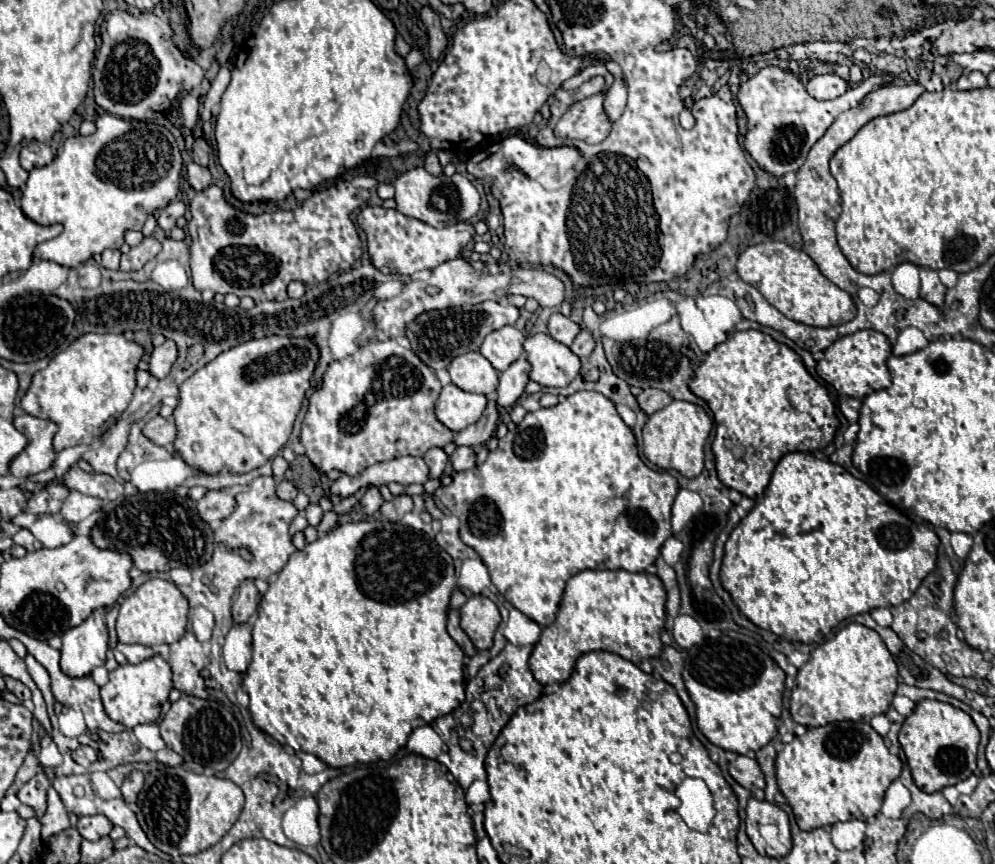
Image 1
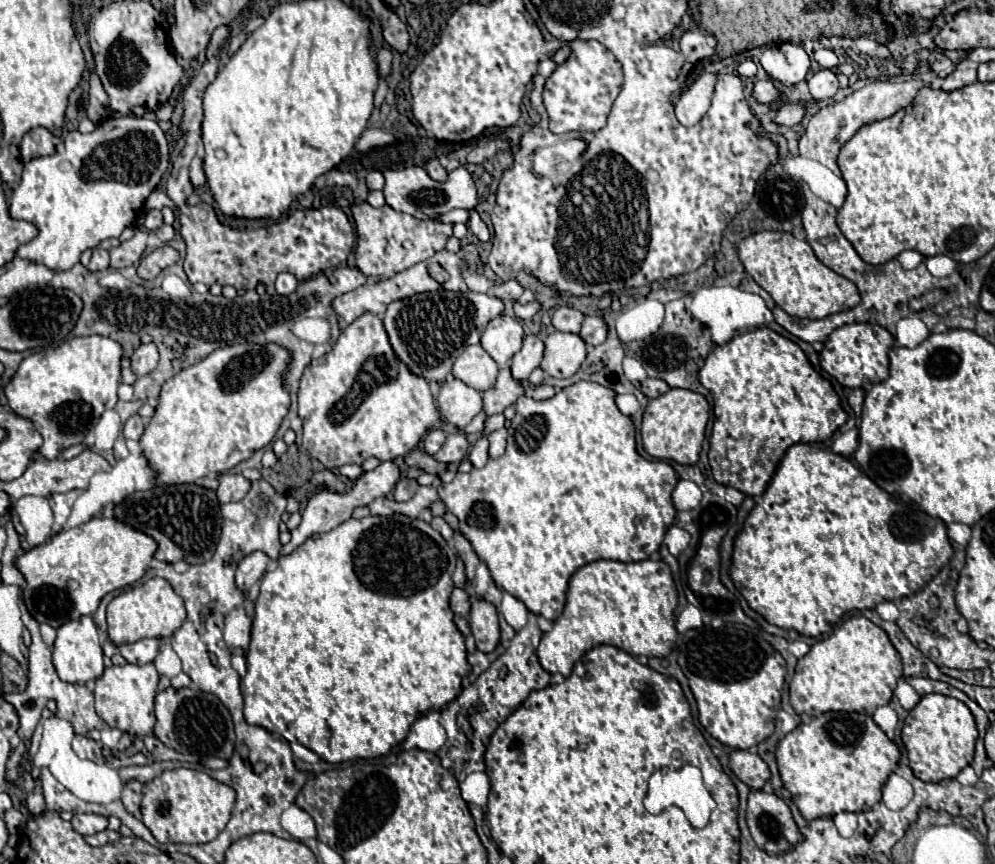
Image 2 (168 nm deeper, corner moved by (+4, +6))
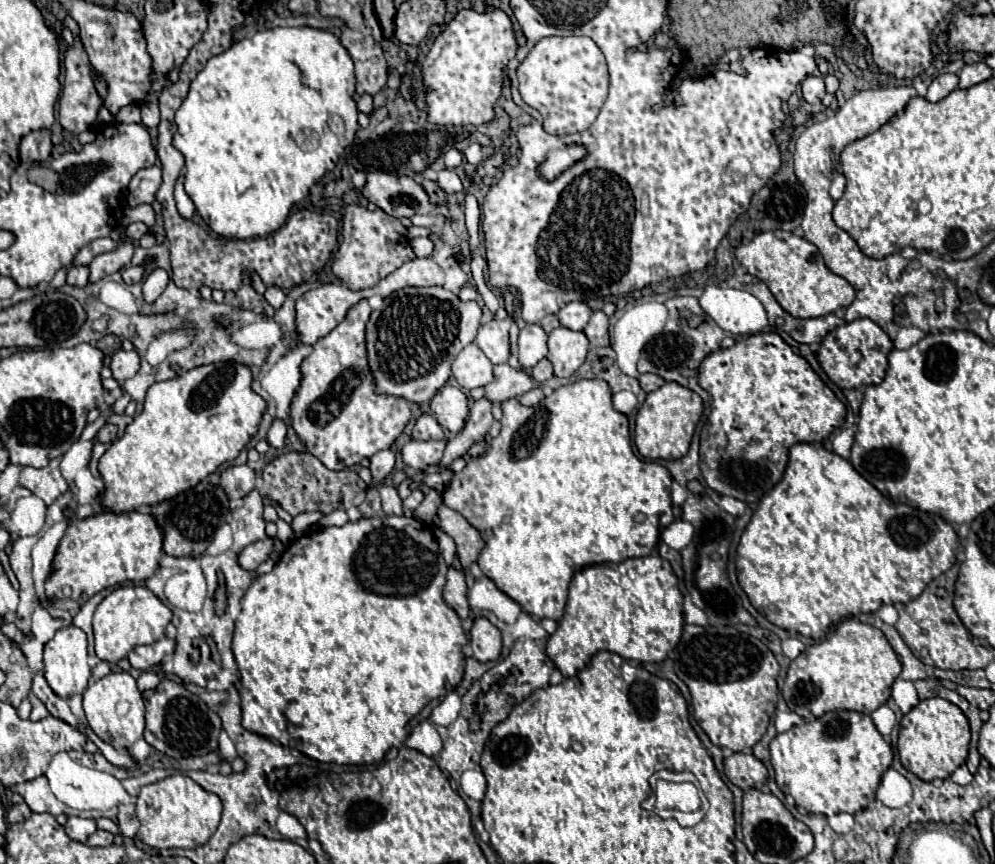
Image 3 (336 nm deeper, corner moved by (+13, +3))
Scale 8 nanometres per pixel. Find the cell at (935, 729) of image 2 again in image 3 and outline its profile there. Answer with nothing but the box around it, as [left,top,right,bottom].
[897,698,969,780]

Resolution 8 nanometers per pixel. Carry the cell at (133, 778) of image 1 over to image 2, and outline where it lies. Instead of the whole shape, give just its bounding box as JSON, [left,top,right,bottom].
[120,781,144,817]

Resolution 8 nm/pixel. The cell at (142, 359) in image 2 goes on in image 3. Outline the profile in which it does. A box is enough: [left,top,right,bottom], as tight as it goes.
[109,350,139,382]

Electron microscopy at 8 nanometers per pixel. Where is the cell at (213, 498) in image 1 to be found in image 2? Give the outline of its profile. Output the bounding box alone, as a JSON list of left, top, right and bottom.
[216,475,250,503]

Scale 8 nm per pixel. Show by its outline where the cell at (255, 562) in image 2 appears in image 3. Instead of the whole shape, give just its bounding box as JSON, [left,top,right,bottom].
[239,538,273,570]

